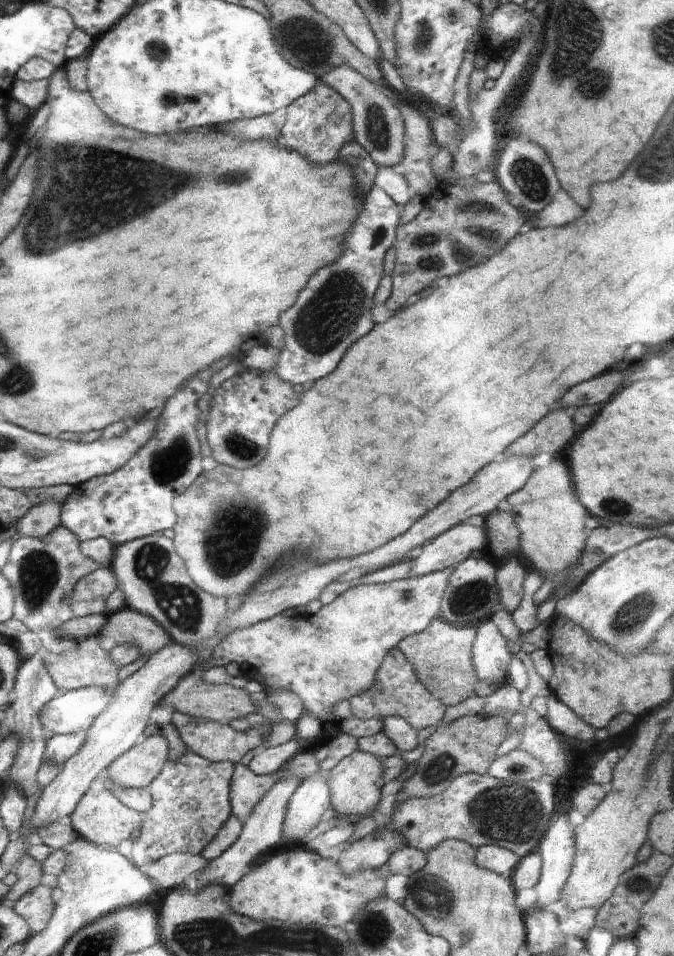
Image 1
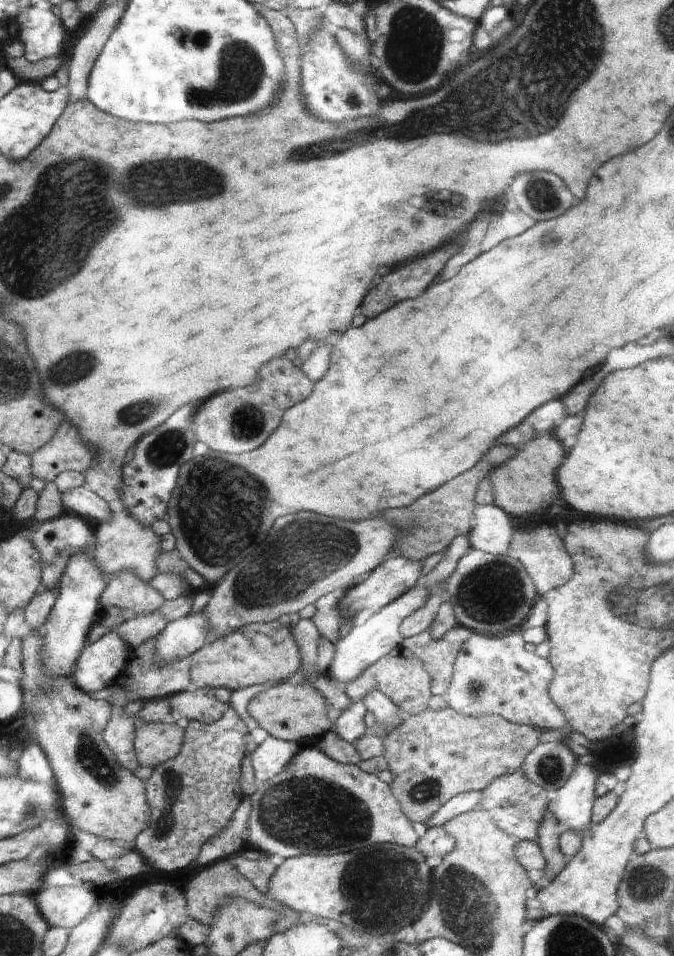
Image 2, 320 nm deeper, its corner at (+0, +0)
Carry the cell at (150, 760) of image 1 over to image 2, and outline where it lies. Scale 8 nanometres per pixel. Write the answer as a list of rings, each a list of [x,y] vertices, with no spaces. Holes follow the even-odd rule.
[[[136,715],[134,726],[134,752],[140,766],[158,768],[173,761],[184,748],[185,730],[176,724],[146,722]]]

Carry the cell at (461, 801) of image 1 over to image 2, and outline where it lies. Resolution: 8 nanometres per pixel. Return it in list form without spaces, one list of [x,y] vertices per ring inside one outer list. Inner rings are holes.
[[[520,768],[514,774],[502,776],[496,782],[492,782],[486,790],[482,790],[482,794],[484,794],[482,809],[490,814],[500,830],[504,830],[506,834],[514,834],[520,840],[532,840],[532,842],[538,840],[540,822],[548,808],[547,791],[534,784],[530,778],[526,778]]]

